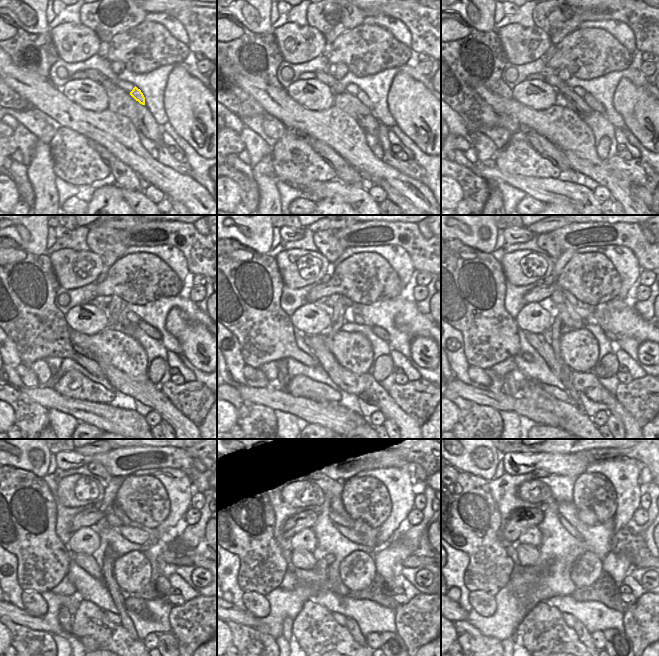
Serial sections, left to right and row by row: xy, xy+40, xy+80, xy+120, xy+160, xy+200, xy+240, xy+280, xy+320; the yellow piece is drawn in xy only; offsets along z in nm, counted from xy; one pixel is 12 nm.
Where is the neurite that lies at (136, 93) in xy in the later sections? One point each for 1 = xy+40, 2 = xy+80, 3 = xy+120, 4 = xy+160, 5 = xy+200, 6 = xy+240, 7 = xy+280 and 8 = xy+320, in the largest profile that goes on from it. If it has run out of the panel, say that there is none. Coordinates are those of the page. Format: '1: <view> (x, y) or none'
1: xy+40 (361, 95)
2: xy+80 (589, 99)
3: xy+120 (148, 329)
4: xy+160 (381, 333)
5: xy+200 (609, 335)
6: xy+240 (170, 557)
7: xy+280 (412, 561)
8: xy+320 (644, 563)

